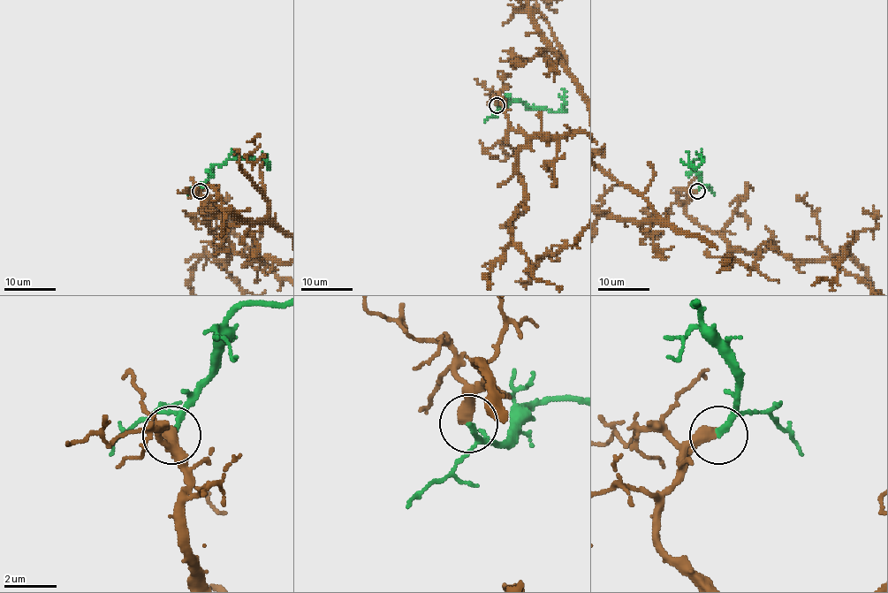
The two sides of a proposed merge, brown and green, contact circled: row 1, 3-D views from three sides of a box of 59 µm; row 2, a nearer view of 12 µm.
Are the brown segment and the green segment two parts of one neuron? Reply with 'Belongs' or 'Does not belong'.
Belongs

